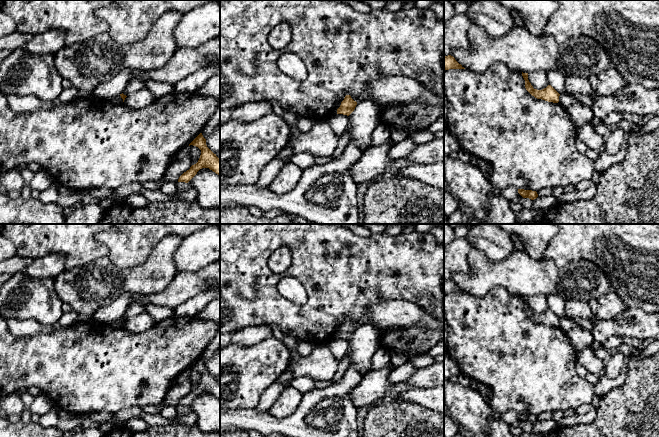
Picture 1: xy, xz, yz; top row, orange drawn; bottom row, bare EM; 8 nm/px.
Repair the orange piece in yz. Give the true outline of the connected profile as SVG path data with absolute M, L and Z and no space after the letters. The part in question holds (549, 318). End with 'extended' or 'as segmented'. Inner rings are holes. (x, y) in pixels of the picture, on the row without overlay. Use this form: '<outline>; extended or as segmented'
M523 297L522 300L525 304L526 314L535 322L542 323L548 326L558 327L560 318L551 310L548 309L542 314L534 313L531 307L528 304L528 297Z; as segmented

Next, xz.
M346 319L340 331L337 333L337 338L349 340L354 335L356 329L357 326L354 325L350 319Z; as segmented

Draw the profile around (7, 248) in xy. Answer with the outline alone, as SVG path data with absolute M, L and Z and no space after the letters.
M0 235L0 262L16 255L16 246L8 238Z

